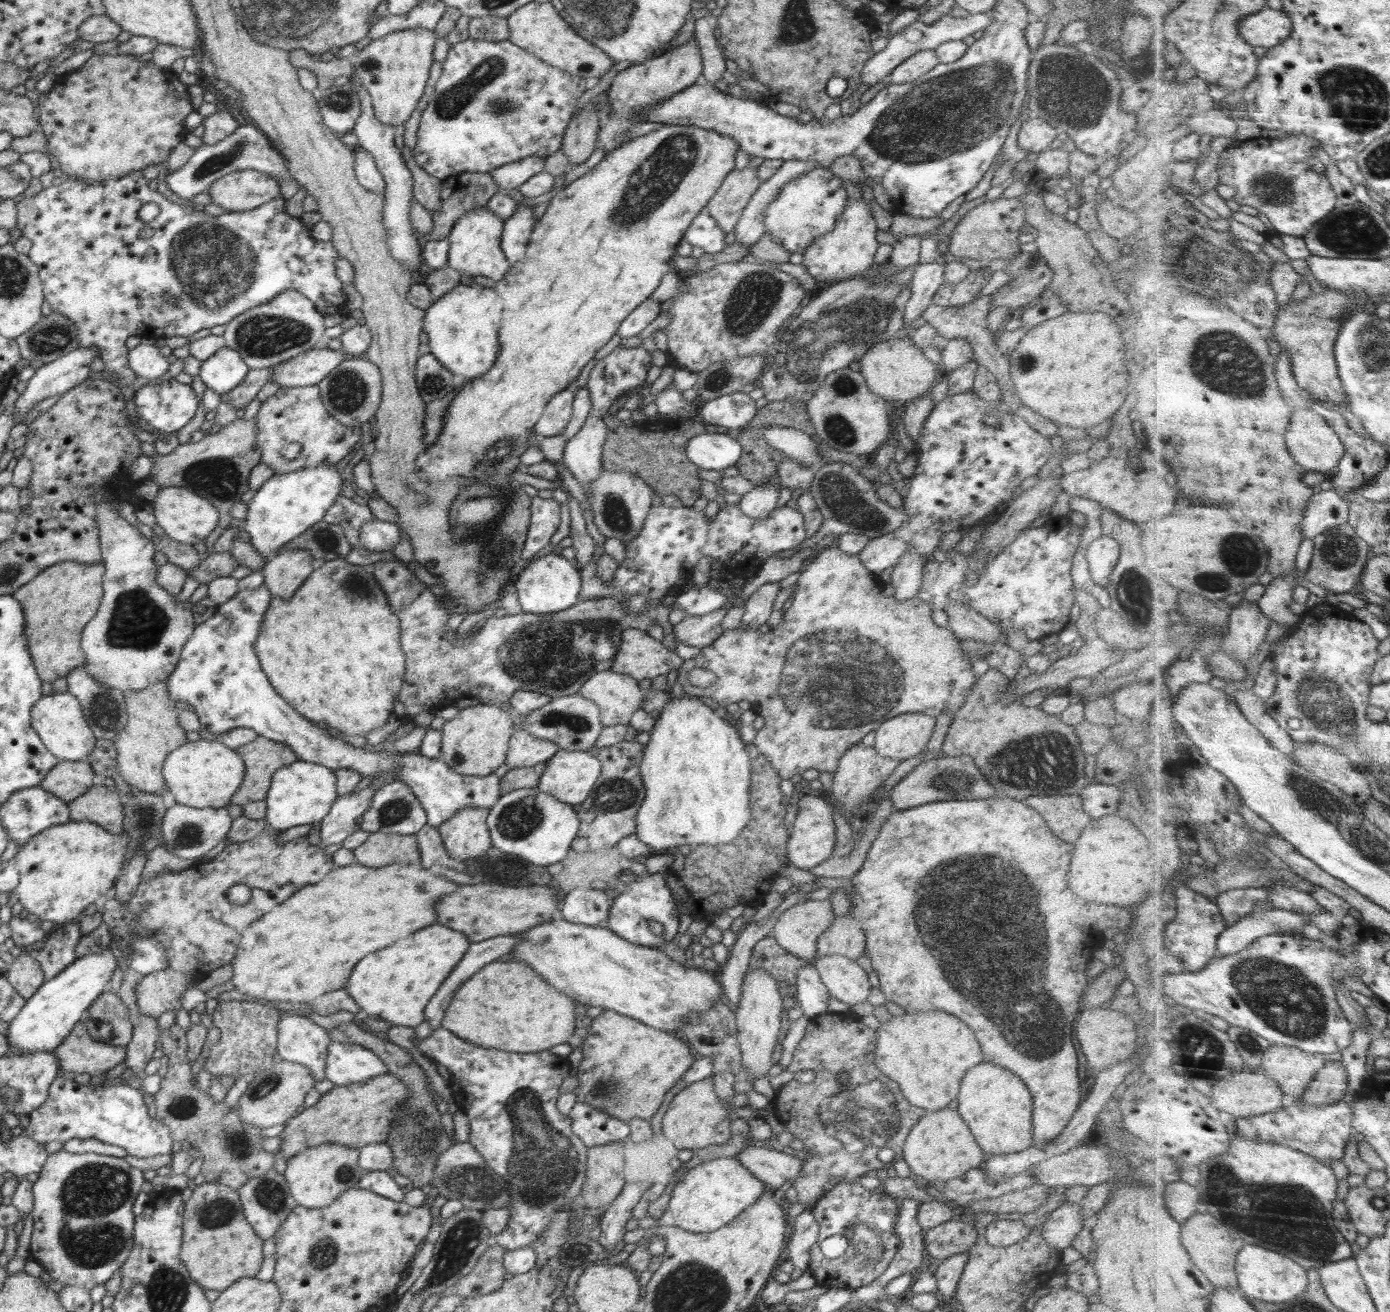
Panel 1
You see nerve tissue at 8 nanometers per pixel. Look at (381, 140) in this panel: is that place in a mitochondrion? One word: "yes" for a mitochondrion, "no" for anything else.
no

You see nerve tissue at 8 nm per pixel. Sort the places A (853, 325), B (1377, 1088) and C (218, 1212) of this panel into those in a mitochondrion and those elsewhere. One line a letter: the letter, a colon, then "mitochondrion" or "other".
A: mitochondrion
B: other
C: mitochondrion

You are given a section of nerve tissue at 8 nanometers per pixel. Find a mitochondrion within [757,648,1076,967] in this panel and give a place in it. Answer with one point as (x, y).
(1038, 755)

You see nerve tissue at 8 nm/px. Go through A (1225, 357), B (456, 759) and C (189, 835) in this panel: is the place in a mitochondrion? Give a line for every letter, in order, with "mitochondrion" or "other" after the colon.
A: mitochondrion
B: mitochondrion
C: mitochondrion

